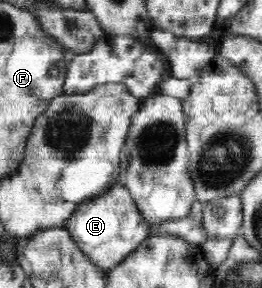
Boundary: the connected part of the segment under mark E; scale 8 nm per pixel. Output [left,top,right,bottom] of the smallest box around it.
[64,184,152,272]

